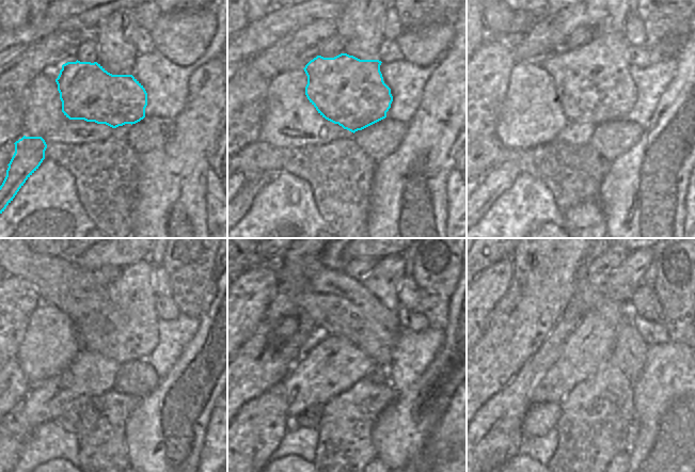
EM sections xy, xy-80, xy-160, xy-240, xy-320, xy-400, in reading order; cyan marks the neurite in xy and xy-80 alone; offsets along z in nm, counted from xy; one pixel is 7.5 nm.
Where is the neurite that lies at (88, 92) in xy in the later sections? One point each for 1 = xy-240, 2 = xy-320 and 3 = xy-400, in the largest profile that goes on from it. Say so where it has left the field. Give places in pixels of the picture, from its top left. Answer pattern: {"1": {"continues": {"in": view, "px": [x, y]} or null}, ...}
{"1": {"continues": {"in": "xy-240", "px": [132, 294]}}, "2": {"continues": {"in": "xy-320", "px": [383, 281]}}, "3": {"continues": {"in": "xy-400", "px": [620, 285]}}}

